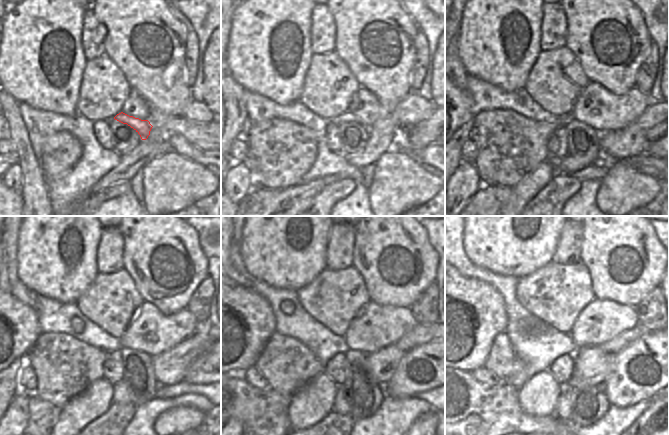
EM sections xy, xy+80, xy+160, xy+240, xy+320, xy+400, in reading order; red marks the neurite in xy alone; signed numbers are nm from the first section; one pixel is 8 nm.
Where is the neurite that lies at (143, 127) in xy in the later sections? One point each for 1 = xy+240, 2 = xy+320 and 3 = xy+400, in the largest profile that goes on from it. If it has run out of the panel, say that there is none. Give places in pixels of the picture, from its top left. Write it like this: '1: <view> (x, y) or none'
1: xy+240 (64, 367)
2: xy+320 (286, 364)
3: xy+400 (502, 360)

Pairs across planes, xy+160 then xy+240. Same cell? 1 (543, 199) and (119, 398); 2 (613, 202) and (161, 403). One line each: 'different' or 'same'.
1: different
2: different

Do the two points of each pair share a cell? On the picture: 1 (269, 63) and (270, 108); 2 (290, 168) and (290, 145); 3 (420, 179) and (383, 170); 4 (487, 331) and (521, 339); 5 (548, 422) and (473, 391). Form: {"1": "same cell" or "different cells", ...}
{"1": "different cells", "2": "same cell", "3": "same cell", "4": "different cells", "5": "same cell"}

